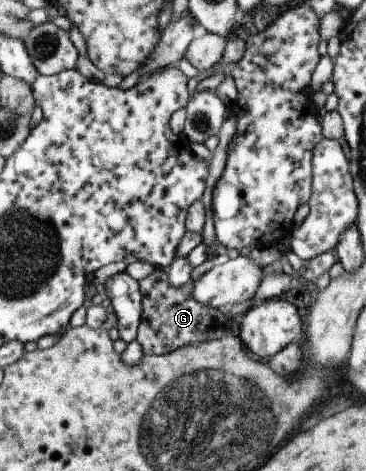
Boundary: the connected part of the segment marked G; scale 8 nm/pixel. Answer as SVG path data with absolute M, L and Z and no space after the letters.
M156 268L153 275L140 281L140 286L143 292L143 327L139 327L139 343L145 356L167 355L180 347L219 339L234 330L231 317L194 299L191 280L181 287L171 287L167 269Z

